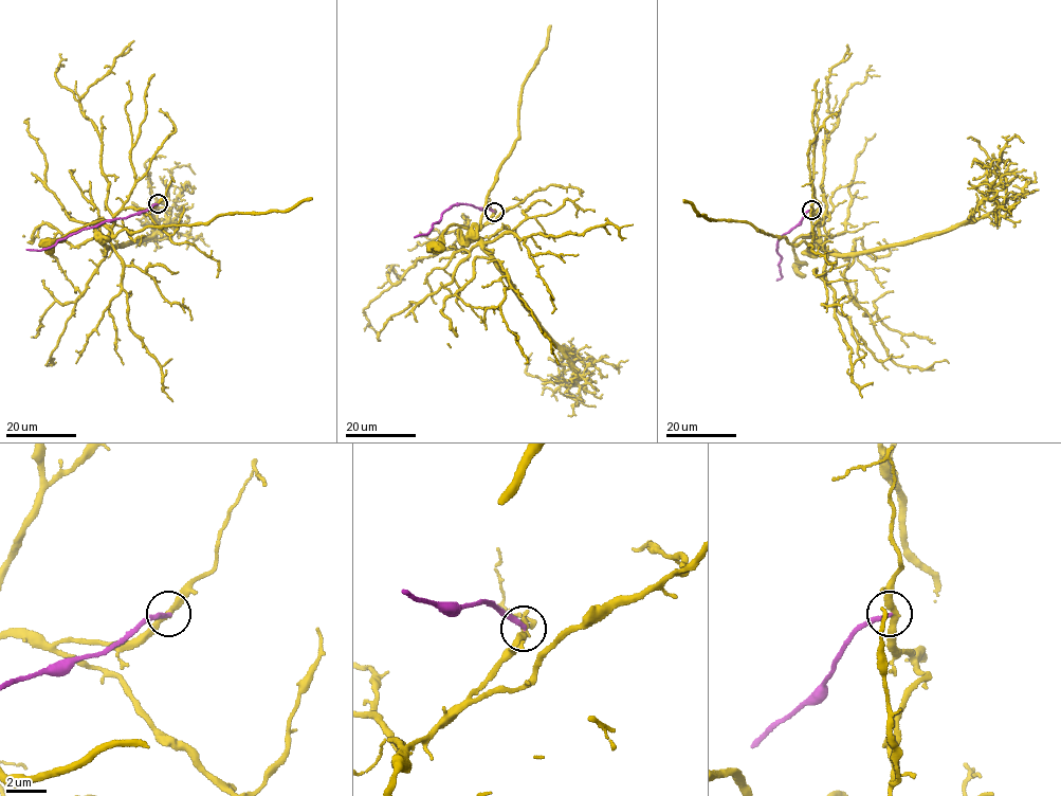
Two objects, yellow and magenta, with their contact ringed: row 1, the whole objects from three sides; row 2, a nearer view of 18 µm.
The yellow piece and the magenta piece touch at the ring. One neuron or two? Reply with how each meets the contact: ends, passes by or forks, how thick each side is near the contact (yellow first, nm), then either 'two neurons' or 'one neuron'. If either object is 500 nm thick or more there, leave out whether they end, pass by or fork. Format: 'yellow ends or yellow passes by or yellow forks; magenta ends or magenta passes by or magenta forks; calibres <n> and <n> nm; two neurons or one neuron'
yellow passes by; magenta ends; calibres 320 and 240 nm; two neurons

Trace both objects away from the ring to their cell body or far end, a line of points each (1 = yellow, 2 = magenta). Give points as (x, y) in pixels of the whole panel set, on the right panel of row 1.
1: (812, 210), (819, 239), (829, 252), (877, 251), (981, 218), (1006, 197), (1006, 178), (977, 142), (967, 138)
2: (811, 210), (779, 238), (776, 248), (781, 278), (776, 279)

